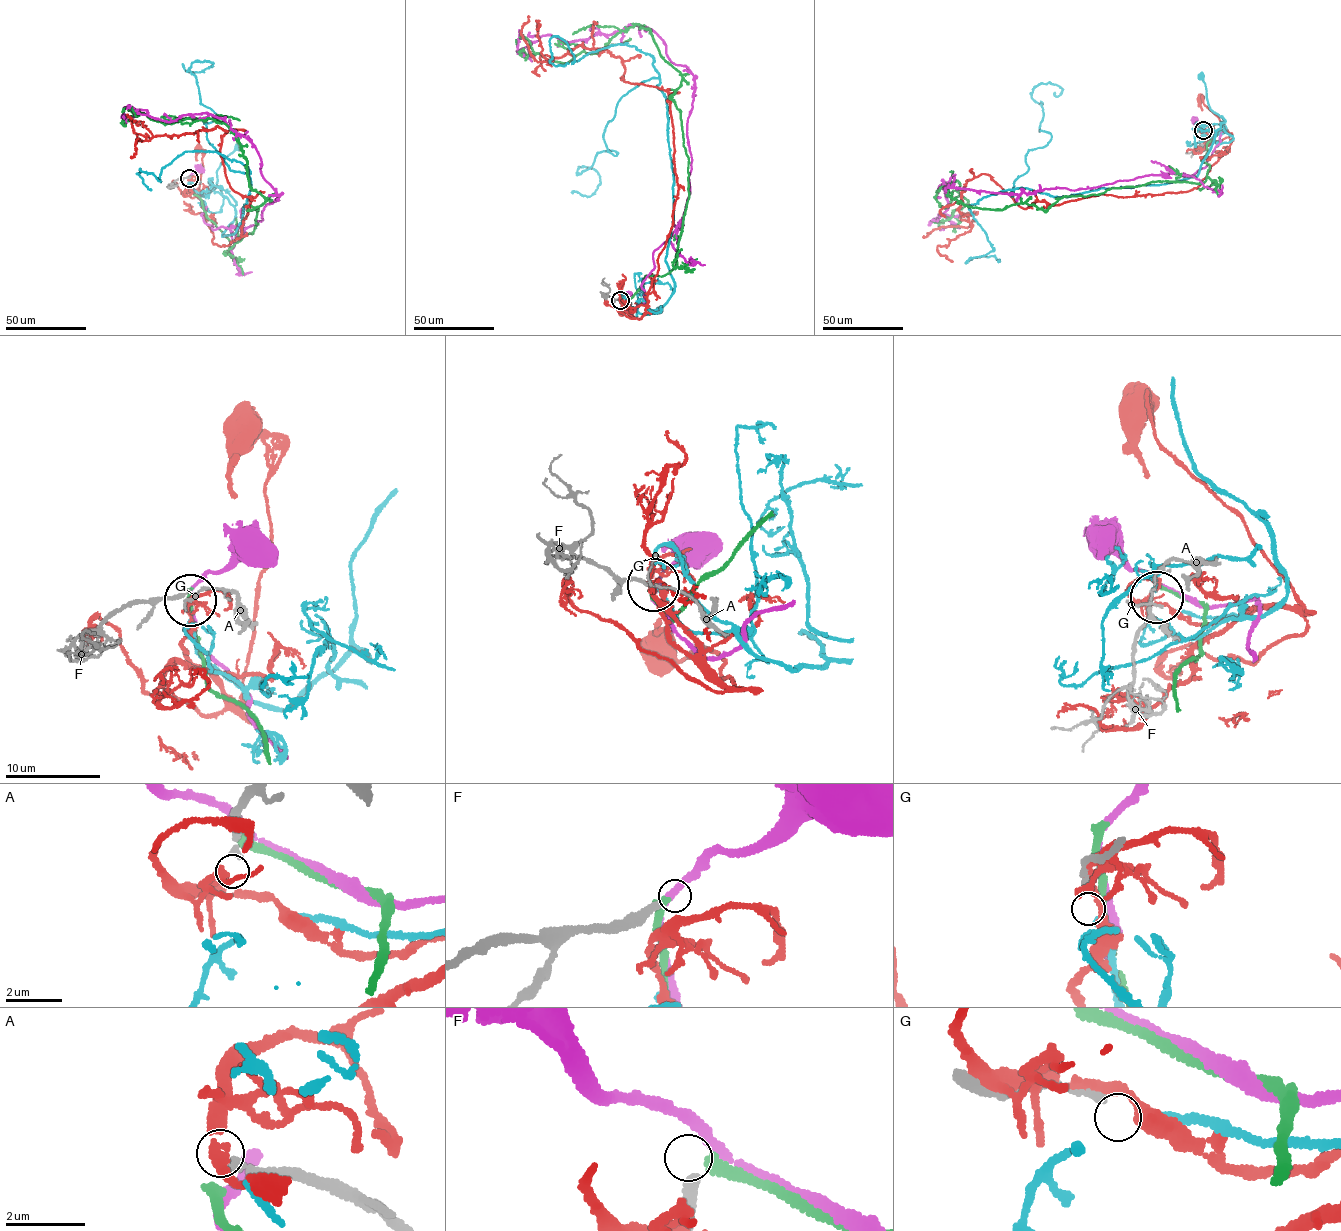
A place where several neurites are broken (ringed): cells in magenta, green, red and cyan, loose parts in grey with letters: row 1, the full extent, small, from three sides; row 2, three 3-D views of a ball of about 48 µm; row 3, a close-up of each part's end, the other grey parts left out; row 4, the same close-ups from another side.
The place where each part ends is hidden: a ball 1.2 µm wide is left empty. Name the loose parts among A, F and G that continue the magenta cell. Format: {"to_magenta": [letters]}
{"to_magenta": []}

